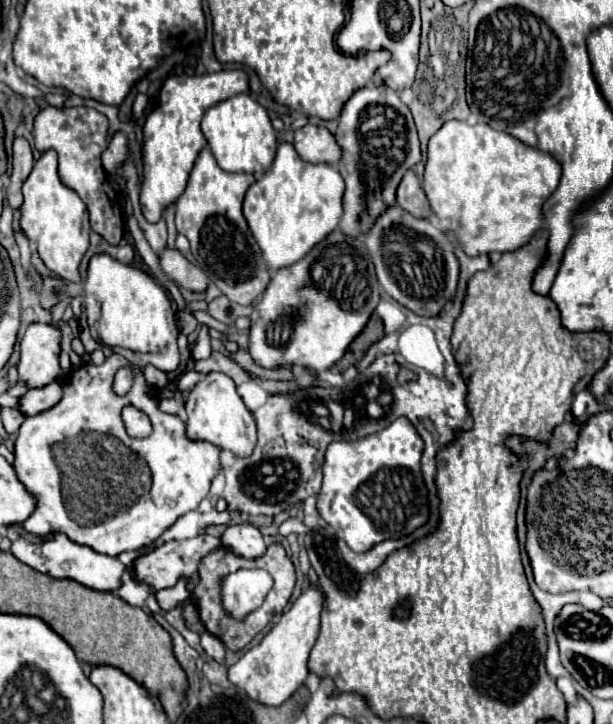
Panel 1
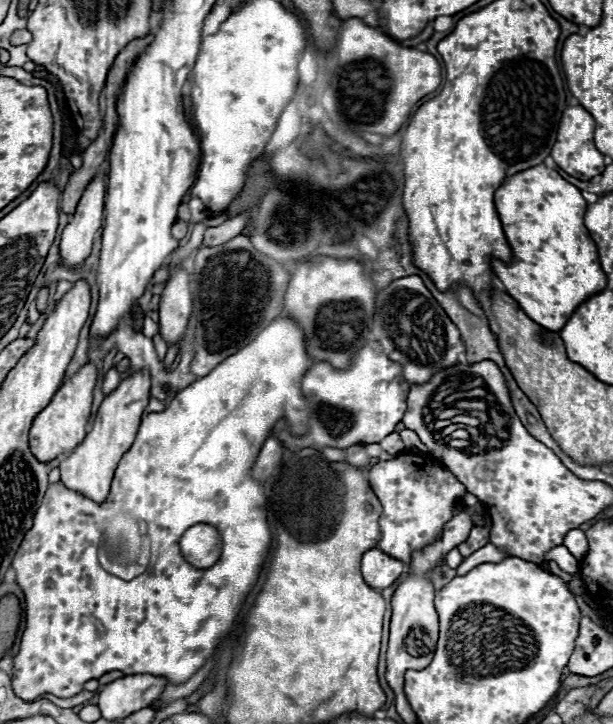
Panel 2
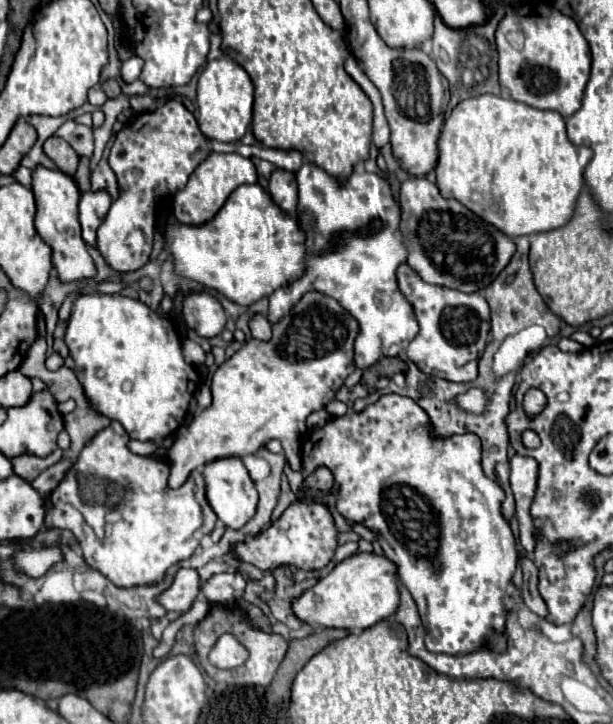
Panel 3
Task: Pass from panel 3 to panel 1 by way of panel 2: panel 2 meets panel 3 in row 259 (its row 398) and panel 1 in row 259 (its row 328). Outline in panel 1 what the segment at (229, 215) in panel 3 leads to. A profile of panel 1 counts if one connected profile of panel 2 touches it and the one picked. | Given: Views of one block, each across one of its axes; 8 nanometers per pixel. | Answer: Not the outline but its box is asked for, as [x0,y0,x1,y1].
[244,144,344,270]

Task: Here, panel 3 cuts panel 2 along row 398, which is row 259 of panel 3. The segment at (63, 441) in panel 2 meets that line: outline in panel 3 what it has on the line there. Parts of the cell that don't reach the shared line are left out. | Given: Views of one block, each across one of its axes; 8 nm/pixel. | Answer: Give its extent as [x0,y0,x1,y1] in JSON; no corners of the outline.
[32,166,96,282]

